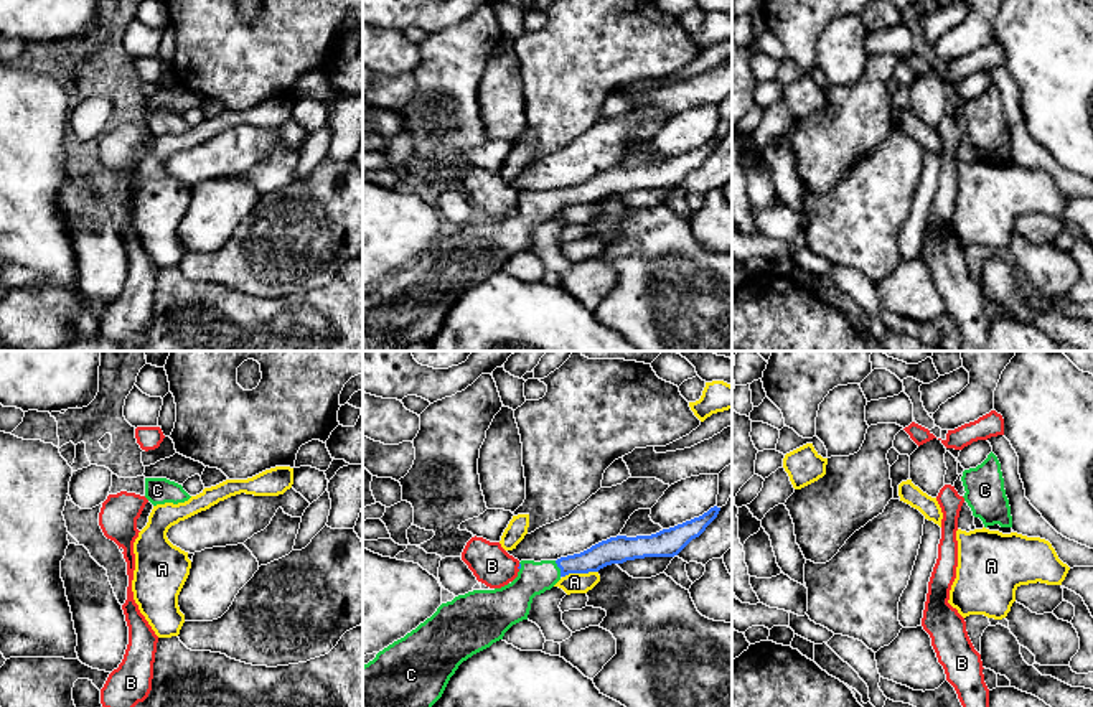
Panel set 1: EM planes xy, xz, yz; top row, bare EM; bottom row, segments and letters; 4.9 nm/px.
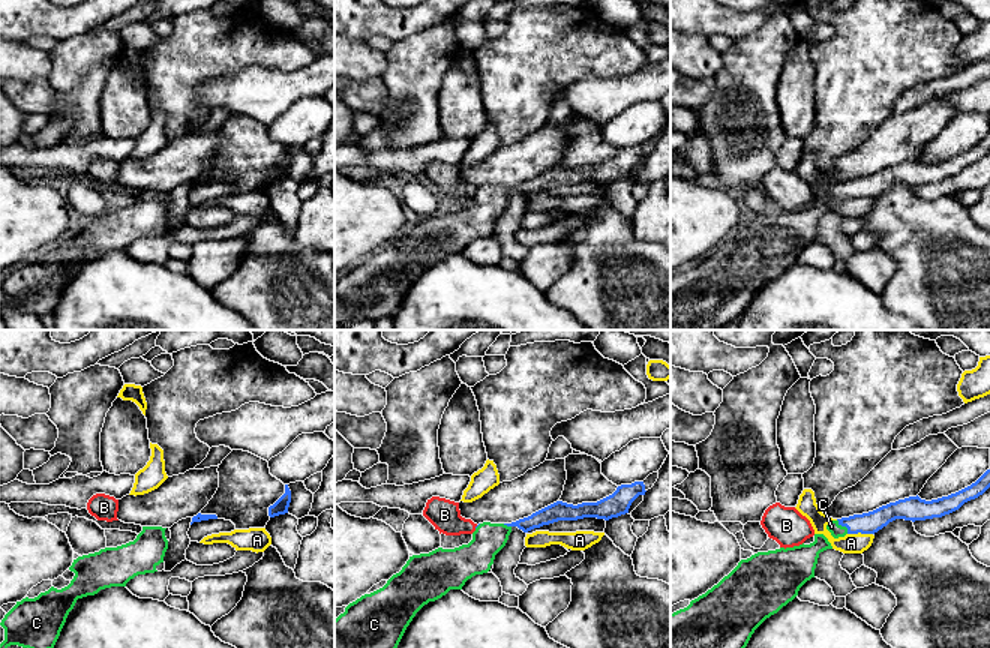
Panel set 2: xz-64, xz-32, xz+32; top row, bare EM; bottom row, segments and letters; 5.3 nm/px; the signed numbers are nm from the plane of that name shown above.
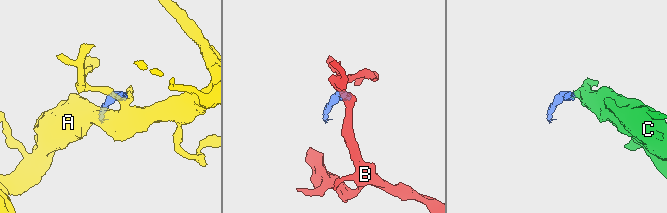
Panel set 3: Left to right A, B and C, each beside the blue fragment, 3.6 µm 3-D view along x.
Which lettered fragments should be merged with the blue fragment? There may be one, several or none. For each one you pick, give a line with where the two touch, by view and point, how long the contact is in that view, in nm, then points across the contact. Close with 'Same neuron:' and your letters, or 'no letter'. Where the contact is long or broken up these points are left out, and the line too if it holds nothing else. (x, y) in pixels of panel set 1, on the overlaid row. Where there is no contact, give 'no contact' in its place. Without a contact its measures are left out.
C: contact xz (559, 567); length 90 nm; way xz (605, 552), (591, 561), (559, 567), (533, 579)
Same neuron: C

